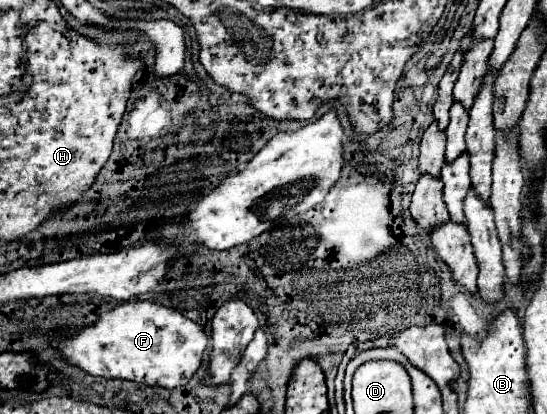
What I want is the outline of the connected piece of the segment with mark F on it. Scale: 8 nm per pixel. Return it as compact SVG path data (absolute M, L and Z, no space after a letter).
M127 301L117 305L113 311L103 313L93 327L61 341L59 351L69 363L91 375L107 379L119 377L175 389L187 385L201 367L205 347L207 333L199 323L151 301Z

